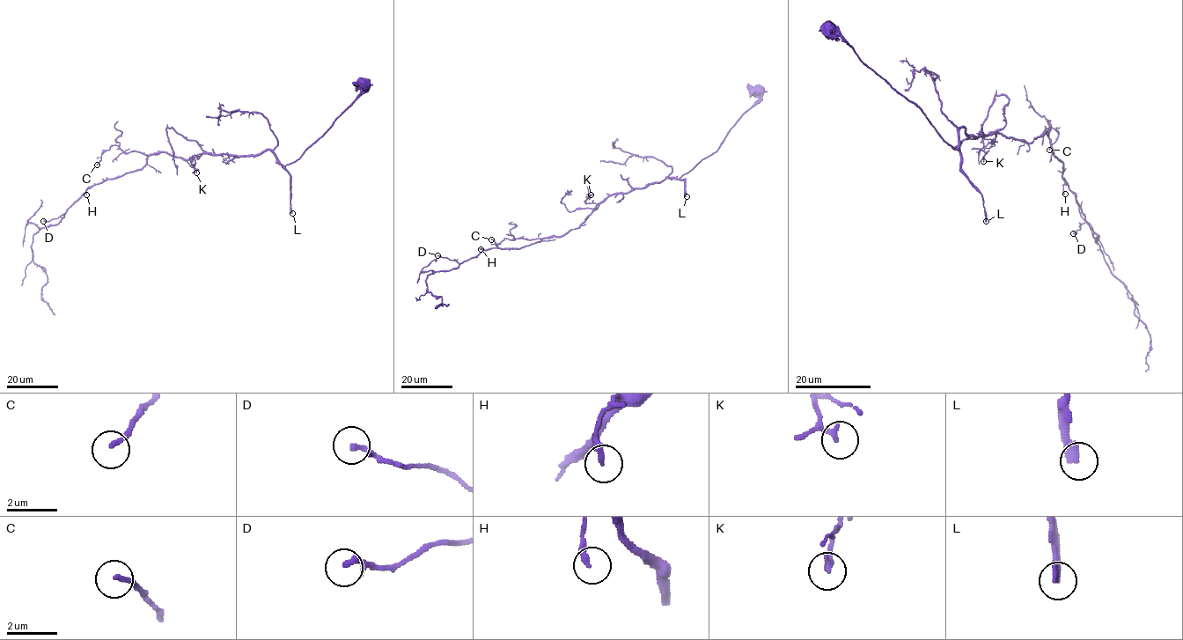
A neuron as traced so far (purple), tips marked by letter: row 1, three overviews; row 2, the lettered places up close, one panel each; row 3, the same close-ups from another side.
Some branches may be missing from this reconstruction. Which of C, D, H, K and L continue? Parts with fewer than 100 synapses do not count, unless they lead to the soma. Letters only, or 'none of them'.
L

